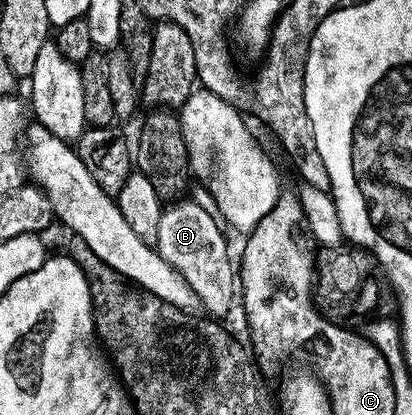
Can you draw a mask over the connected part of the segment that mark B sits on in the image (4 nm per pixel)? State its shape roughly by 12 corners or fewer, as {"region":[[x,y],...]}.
{"region":[[193,201],[164,206],[154,246],[200,304],[237,299],[224,228]]}

